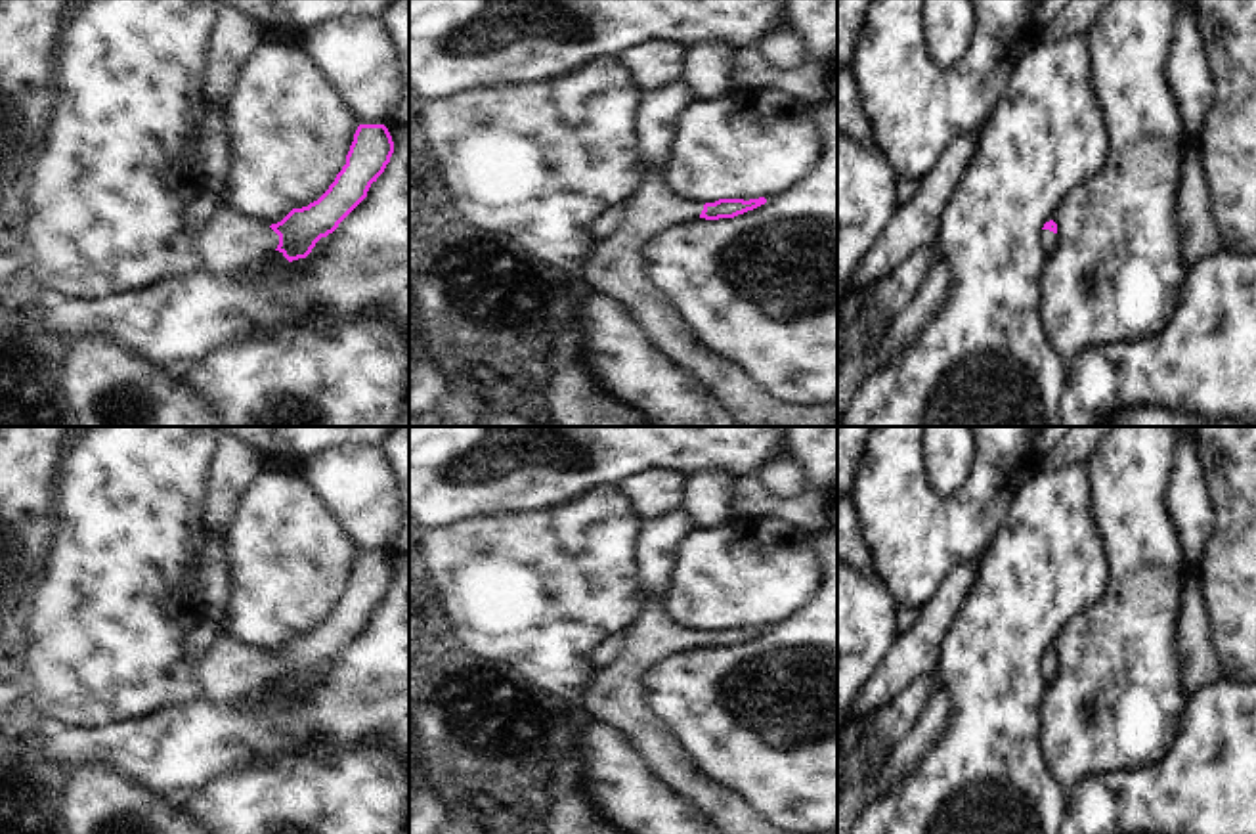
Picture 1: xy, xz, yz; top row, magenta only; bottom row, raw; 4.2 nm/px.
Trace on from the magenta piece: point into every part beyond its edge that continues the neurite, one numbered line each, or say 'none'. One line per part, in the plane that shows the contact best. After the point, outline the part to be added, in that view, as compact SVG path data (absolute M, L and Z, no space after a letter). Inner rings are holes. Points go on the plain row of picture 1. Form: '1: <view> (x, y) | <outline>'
1: xy (232, 676) | M224 633L195 664L203 694L222 708L249 708L279 673L279 664L258 648L245 647Z

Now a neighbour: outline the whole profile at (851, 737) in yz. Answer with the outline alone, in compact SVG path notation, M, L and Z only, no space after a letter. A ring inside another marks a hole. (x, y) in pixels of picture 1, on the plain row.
M856 713L845 723L839 735L837 750L841 757L853 756L860 748L862 738L864 738L862 713Z

